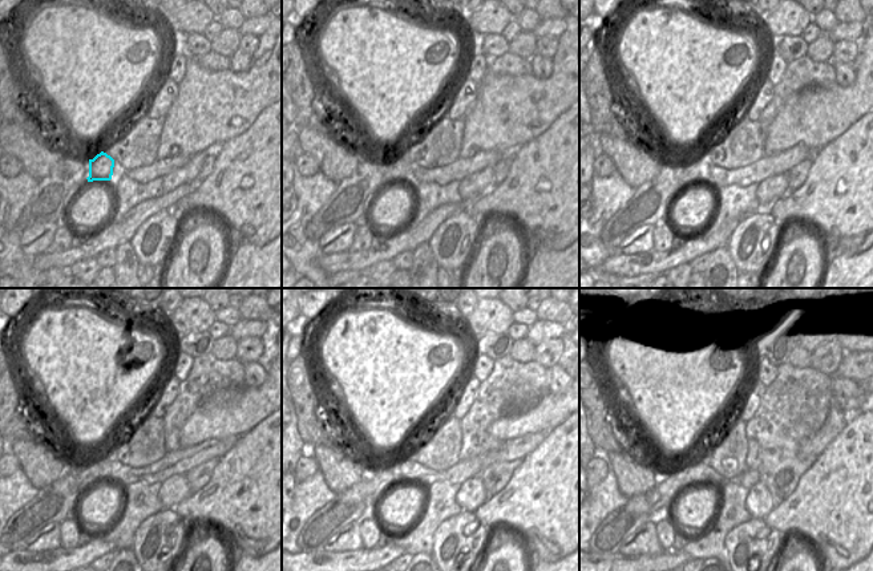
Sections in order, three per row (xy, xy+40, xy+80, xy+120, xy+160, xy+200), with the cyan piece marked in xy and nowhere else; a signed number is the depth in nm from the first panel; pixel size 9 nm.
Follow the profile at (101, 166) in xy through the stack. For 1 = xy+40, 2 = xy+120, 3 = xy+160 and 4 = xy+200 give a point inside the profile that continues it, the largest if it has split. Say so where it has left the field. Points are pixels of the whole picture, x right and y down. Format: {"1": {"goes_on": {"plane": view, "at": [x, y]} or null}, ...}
{"1": {"goes_on": {"plane": "xy+40", "at": [397, 169]}}, "2": {"goes_on": {"plane": "xy+120", "at": [95, 472]}}, "3": {"goes_on": {"plane": "xy+160", "at": [376, 481]}}, "4": {"goes_on": {"plane": "xy+200", "at": [671, 485]}}}

